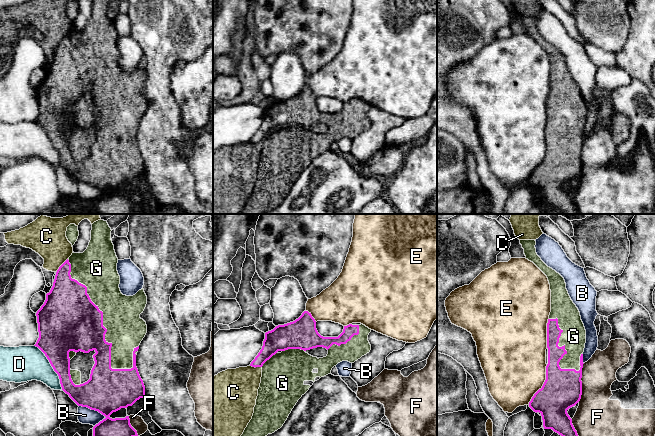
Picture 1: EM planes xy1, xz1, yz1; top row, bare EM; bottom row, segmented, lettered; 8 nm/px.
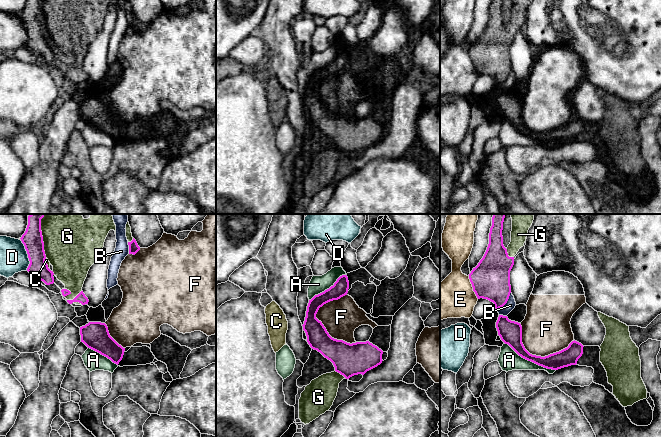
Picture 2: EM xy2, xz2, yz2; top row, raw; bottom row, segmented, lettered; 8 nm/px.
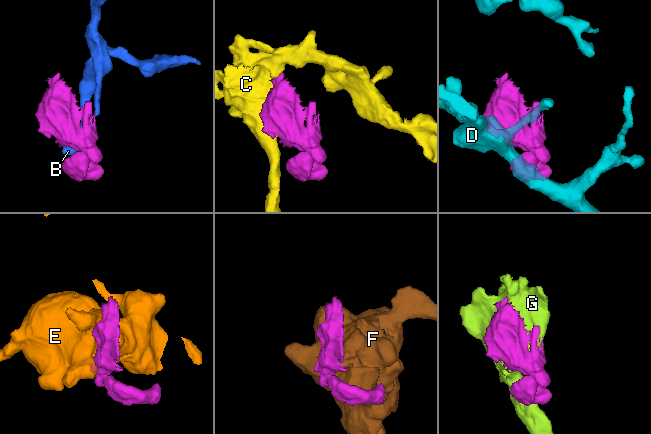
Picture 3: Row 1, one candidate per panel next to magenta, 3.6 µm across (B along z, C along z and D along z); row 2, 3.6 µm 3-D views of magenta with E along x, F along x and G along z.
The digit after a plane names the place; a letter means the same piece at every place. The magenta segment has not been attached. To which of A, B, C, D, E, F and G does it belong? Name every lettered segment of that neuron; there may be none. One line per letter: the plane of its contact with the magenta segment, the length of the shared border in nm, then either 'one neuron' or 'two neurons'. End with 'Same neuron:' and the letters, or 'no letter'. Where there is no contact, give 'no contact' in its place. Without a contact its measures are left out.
A: yz2 | 480 nm | two neurons
B: xy1 | 240 nm | two neurons
C: xy1 | 140 nm | two neurons
D: xy1 | 440 nm | two neurons
E: yz1 | 360 nm | two neurons
F: xz2 | 420 nm | two neurons
G: xy1 | 1000 nm | one neuron
Same neuron: G

